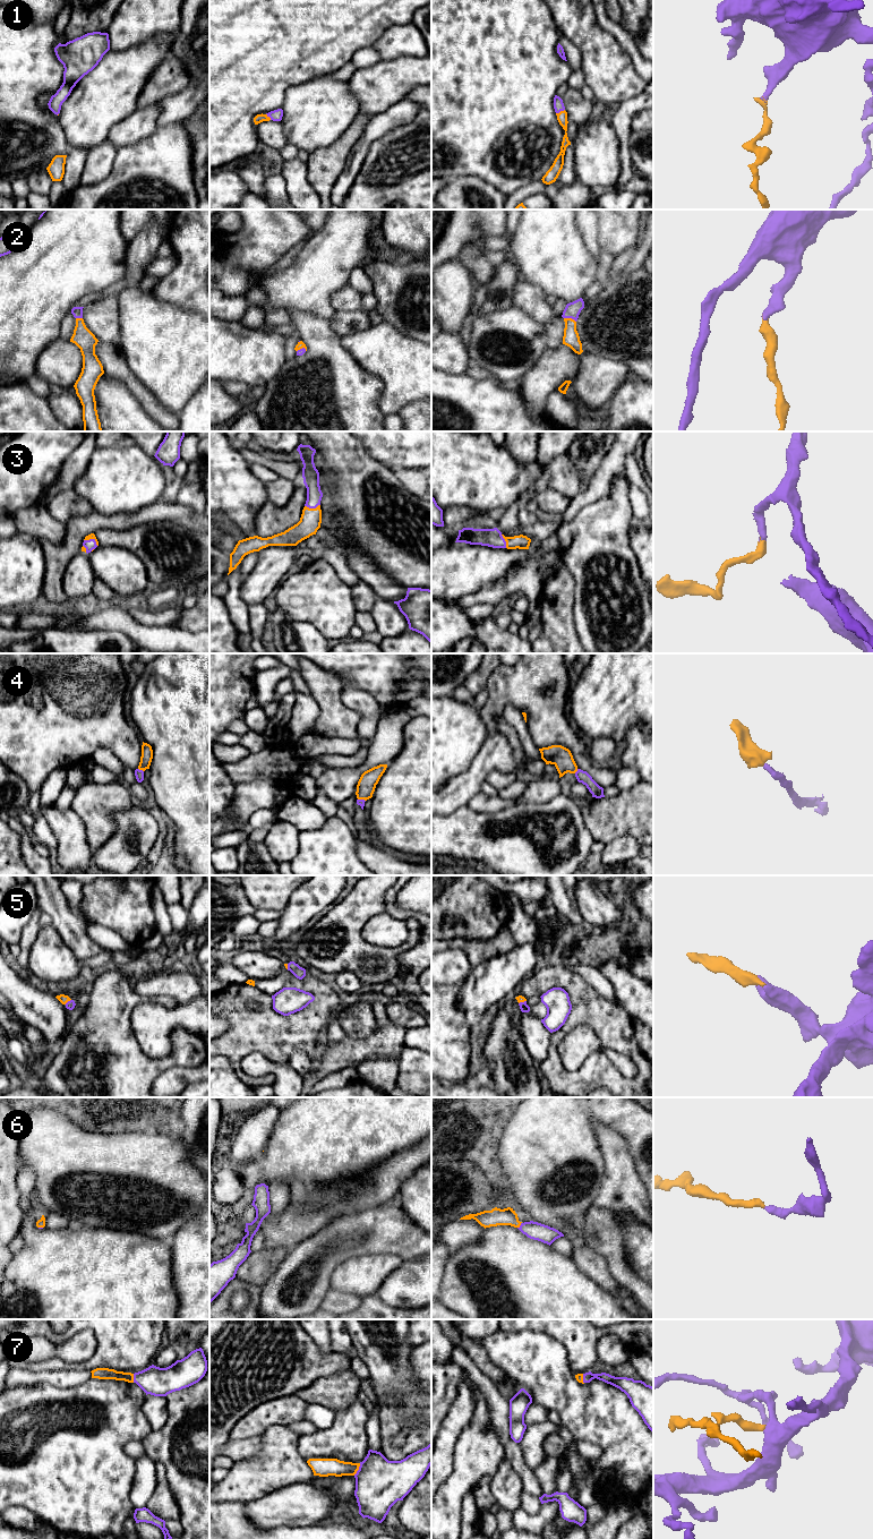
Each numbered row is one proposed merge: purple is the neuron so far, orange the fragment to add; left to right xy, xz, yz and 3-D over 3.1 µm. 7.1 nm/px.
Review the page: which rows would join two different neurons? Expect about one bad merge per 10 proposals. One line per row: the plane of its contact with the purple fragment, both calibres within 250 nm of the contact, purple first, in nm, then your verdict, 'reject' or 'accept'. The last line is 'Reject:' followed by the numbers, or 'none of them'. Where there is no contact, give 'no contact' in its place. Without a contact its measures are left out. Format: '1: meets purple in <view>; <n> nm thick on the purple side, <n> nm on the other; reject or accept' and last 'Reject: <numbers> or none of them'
1: meets purple in yz; 80 nm thick on the purple side, 80 nm on the other; accept
2: meets purple in yz; 110 nm thick on the purple side, 120 nm on the other; accept
3: meets purple in xz; 120 nm thick on the purple side, 150 nm on the other; accept
4: meets purple in xy; 60 nm thick on the purple side, 80 nm on the other; accept
5: meets purple in yz; 60 nm thick on the purple side, 50 nm on the other; accept
6: meets purple in yz; 130 nm thick on the purple side, 120 nm on the other; accept
7: meets purple in xz; 360 nm thick on the purple side, 130 nm on the other; accept
Reject: none of them

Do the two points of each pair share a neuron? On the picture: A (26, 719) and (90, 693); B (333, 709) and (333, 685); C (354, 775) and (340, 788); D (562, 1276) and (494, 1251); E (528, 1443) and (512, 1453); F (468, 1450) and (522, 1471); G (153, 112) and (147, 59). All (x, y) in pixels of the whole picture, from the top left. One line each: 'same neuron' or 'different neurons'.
A: same neuron
B: same neuron
C: same neuron
D: same neuron
E: different neurons
F: different neurons
G: different neurons

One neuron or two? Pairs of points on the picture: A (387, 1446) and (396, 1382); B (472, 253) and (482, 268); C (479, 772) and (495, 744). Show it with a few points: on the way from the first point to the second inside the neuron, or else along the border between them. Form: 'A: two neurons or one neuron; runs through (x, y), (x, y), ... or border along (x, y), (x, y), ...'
A: two neurons; border along (418, 1382), (402, 1396), (378, 1399)
B: one neuron; runs through (472, 256), (479, 265)
C: one neuron; runs through (481, 766), (495, 751)

